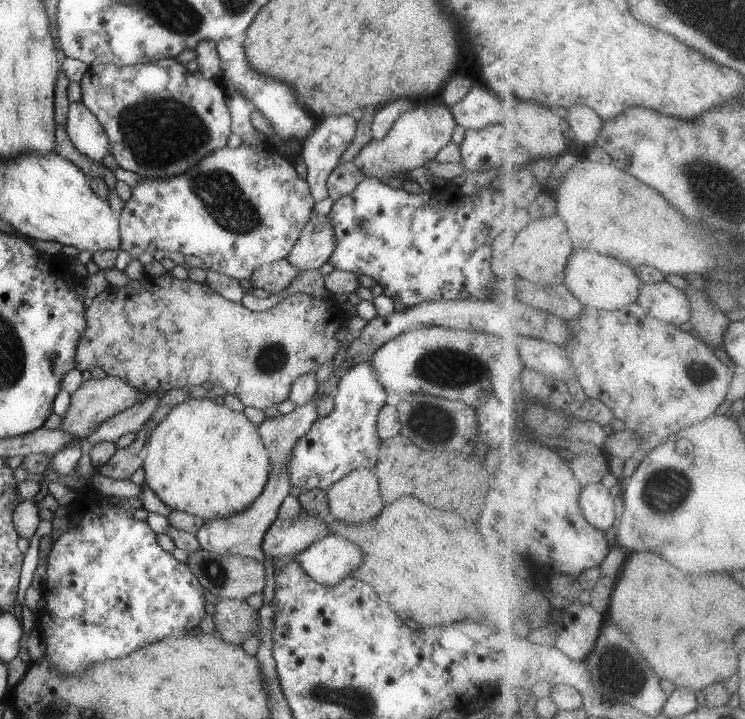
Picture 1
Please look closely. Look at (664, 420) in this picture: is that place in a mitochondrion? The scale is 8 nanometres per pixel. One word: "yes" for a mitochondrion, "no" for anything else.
no

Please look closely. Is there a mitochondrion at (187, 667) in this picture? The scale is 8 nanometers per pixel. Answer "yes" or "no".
no

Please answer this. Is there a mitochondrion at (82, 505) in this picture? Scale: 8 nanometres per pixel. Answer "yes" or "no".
no

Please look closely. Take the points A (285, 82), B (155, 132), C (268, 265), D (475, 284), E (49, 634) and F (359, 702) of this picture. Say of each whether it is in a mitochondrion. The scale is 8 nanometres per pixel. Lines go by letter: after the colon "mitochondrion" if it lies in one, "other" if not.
A: other
B: mitochondrion
C: other
D: other
E: other
F: mitochondrion

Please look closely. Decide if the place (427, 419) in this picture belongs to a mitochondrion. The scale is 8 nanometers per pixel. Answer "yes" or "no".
yes

